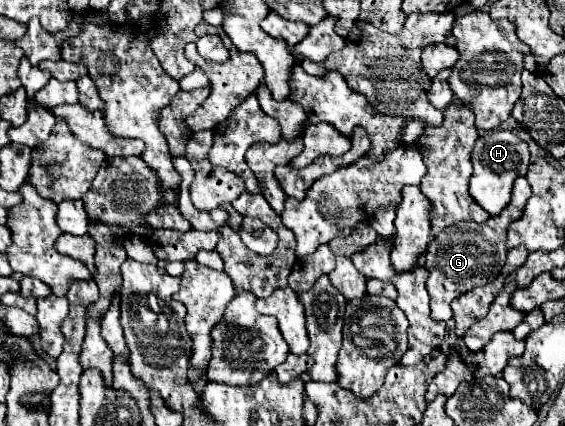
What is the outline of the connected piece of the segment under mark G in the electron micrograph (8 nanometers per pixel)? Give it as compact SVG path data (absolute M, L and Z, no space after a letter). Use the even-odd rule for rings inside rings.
M518 177L512 187L512 199L502 209L502 213L490 217L486 223L474 223L474 221L456 223L452 227L446 227L440 235L434 237L434 241L428 245L428 251L426 251L426 267L430 271L426 289L430 293L432 319L450 321L454 317L450 303L458 295L474 287L486 285L492 279L496 279L496 275L500 275L504 261L506 261L506 251L508 251L506 229L514 219L522 215L528 197L530 197L530 185L524 177Z

